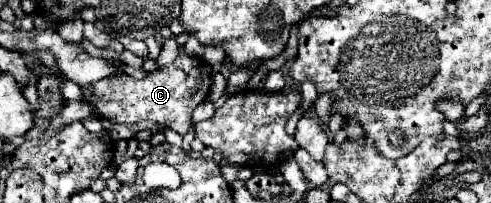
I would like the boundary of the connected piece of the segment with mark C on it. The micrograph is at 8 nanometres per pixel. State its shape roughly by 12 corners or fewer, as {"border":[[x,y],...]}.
{"border":[[178,54],[134,80],[82,86],[96,116],[154,120],[184,136],[210,68]]}

